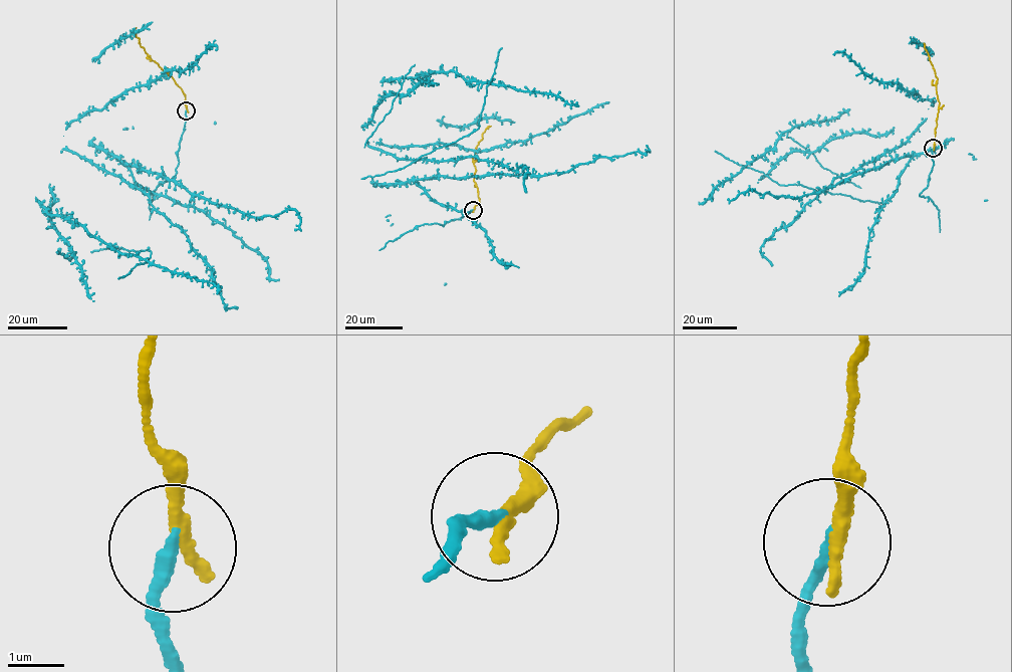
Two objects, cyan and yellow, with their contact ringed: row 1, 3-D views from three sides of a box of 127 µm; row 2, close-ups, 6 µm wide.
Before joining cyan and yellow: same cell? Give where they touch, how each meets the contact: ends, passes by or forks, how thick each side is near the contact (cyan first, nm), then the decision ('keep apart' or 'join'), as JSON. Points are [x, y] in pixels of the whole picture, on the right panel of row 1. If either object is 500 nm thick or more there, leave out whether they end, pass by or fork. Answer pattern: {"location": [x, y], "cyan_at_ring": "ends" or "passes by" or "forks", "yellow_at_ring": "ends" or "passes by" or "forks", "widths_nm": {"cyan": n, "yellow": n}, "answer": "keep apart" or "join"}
{"location": [933, 148], "cyan_at_ring": "ends", "yellow_at_ring": "ends", "widths_nm": {"cyan": 240, "yellow": 300}, "answer": "keep apart"}

